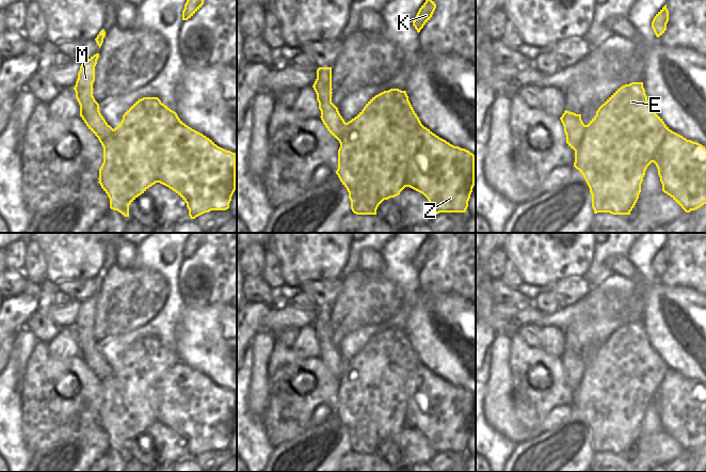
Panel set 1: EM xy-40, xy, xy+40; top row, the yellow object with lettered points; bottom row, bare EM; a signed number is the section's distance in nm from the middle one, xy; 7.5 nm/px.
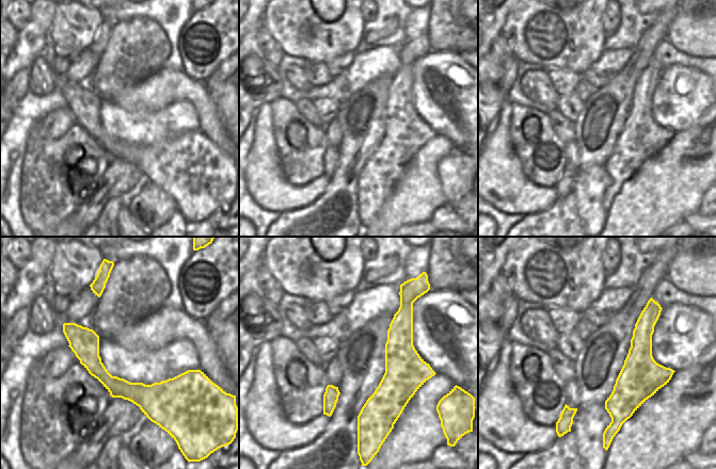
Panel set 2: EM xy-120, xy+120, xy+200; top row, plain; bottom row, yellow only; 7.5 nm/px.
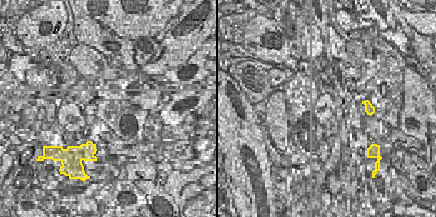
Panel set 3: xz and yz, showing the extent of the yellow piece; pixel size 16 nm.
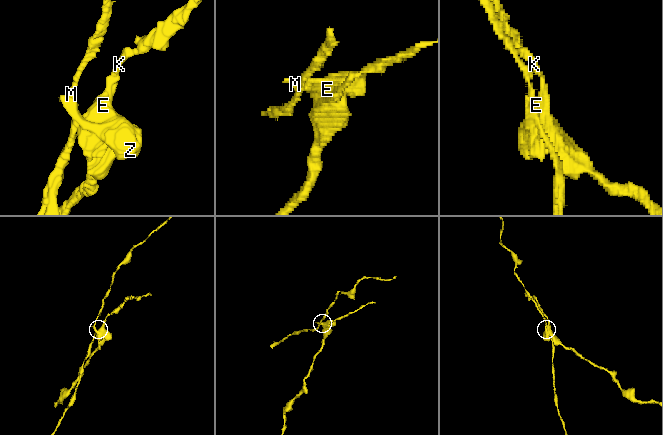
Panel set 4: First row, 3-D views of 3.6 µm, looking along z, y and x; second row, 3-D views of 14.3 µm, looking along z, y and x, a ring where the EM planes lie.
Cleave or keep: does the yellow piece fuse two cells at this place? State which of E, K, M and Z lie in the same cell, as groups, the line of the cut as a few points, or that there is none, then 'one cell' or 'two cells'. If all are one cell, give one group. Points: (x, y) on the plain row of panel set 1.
E K Z / M; cut in xy+40 along (587, 364), (583, 377), (575, 390); two cells

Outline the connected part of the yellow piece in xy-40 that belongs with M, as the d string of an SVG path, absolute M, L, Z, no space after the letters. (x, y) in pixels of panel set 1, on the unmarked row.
M99 293L94 294L87 300L83 301L78 312L78 318L74 327L76 337L80 344L80 356L89 368L100 377L105 373L111 373L113 367L106 361L99 350L99 343L93 335L93 322L95 320L95 305Z

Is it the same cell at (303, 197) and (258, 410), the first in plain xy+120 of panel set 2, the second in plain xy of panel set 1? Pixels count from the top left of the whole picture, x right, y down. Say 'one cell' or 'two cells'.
one cell

